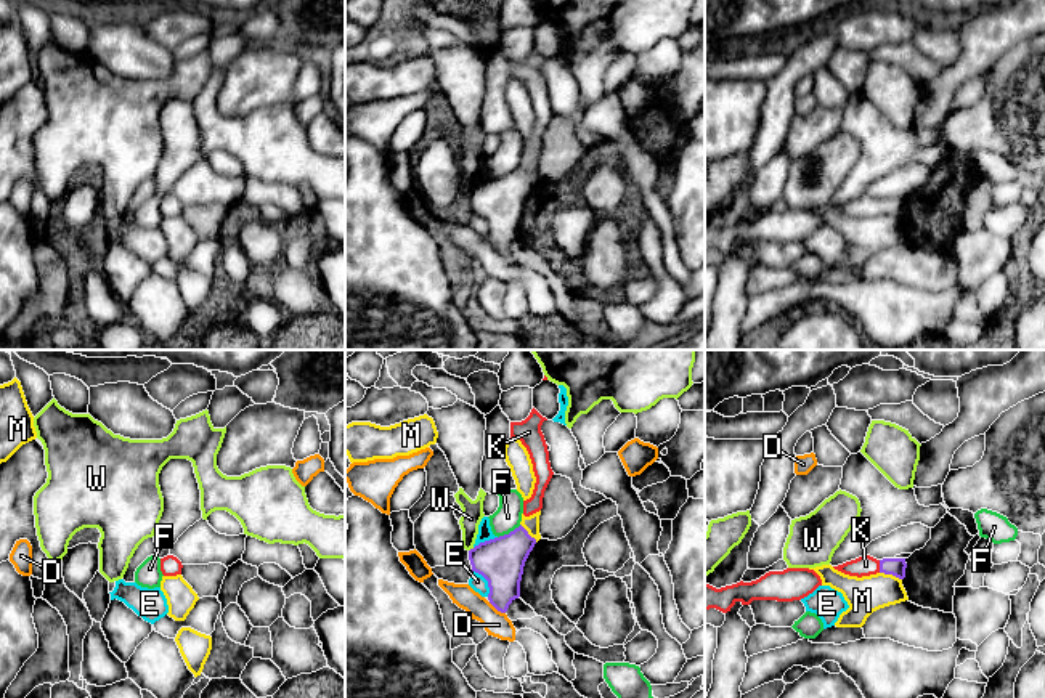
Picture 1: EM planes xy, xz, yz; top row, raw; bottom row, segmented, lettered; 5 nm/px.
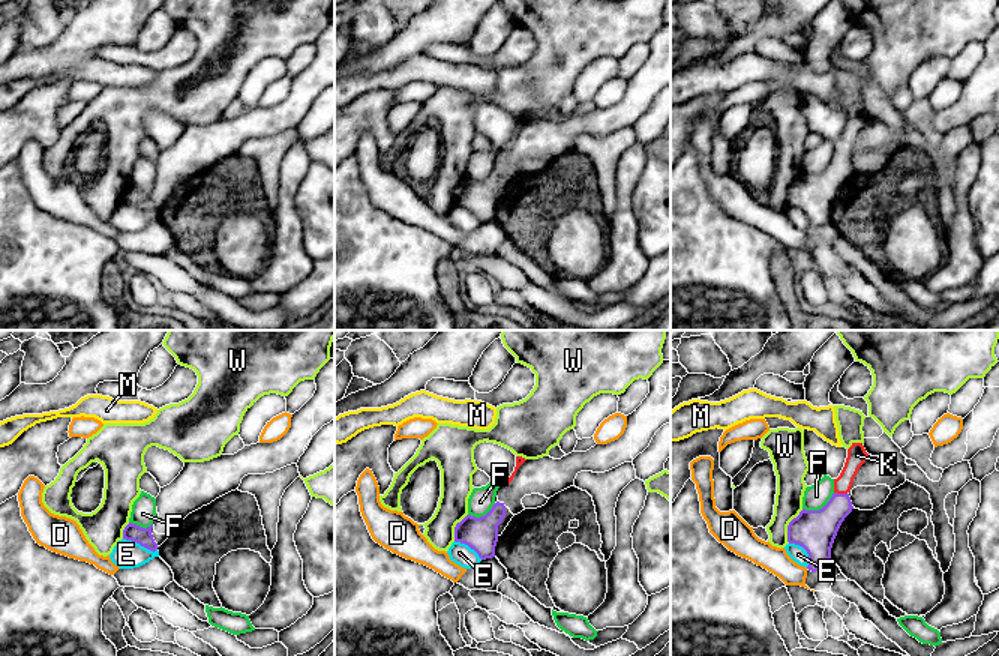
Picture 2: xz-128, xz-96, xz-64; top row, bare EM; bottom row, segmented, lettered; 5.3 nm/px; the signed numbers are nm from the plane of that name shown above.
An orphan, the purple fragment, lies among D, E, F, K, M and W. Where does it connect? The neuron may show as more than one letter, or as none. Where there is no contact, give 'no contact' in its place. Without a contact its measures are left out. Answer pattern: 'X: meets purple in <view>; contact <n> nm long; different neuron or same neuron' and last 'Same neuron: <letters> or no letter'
D: meets purple in xz; contact 110 nm long; different neuron
E: meets purple in xz; contact 160 nm long; different neuron
F: meets purple in xz; contact 140 nm long; different neuron
K: meets purple in yz; contact 60 nm long; same neuron
M: meets purple in yz; contact 120 nm long; different neuron
W: meets purple in xz; contact 40 nm long; different neuron
Same neuron: K

